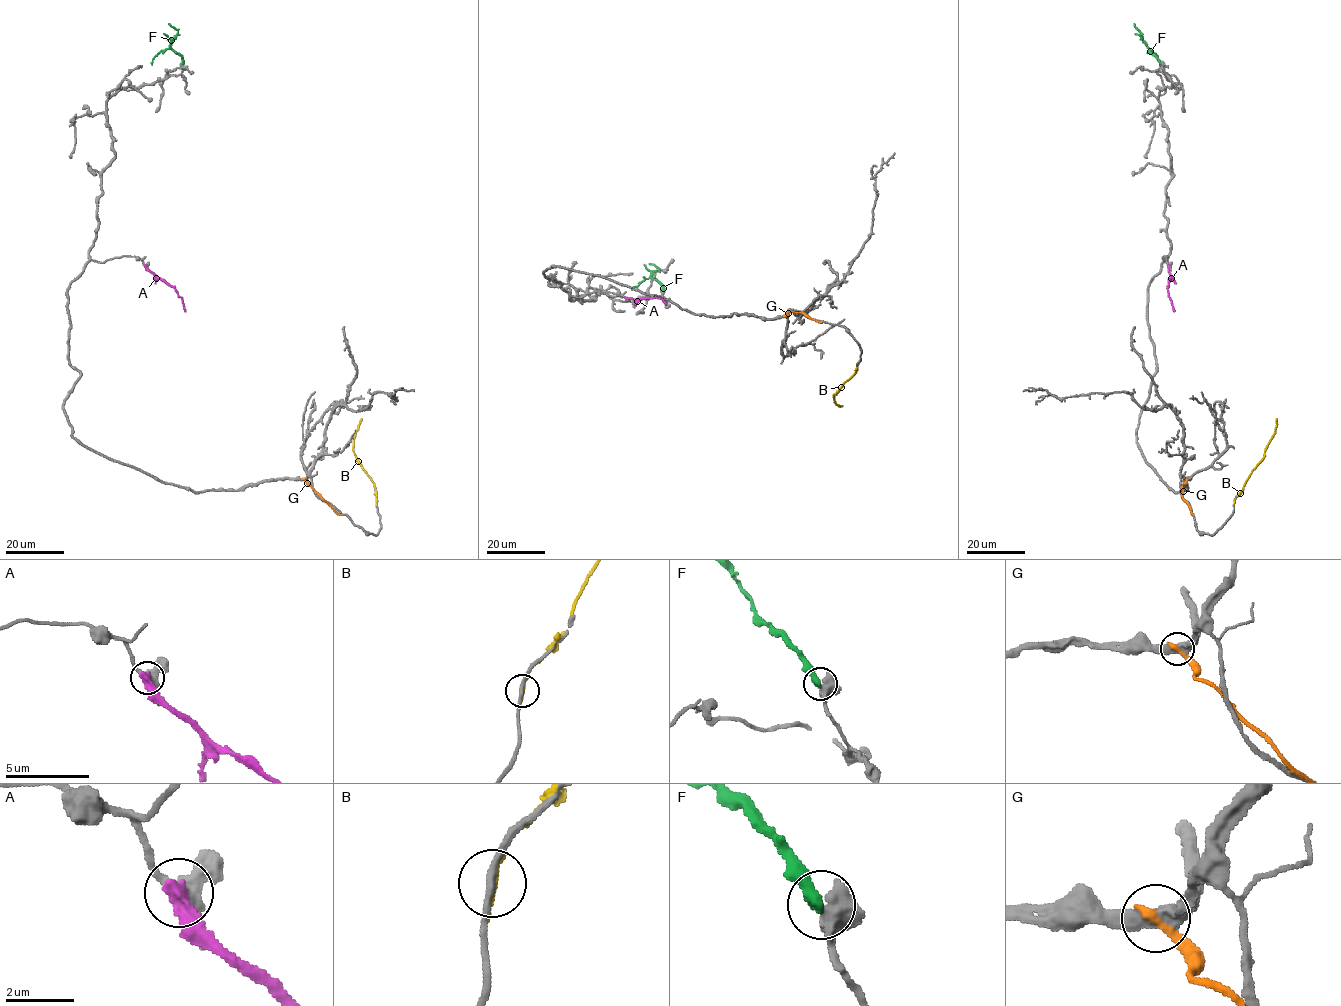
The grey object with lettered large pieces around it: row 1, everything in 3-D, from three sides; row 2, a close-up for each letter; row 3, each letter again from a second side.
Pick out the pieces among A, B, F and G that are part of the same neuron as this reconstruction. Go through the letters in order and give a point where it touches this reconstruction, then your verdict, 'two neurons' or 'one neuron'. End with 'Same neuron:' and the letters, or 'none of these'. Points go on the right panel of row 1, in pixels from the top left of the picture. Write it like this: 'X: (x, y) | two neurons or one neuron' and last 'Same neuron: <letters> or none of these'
A: (1168, 266) | two neurons
B: (1234, 501) | two neurons
F: (1161, 63) | two neurons
G: (1186, 479) | two neurons
Same neuron: none of these

